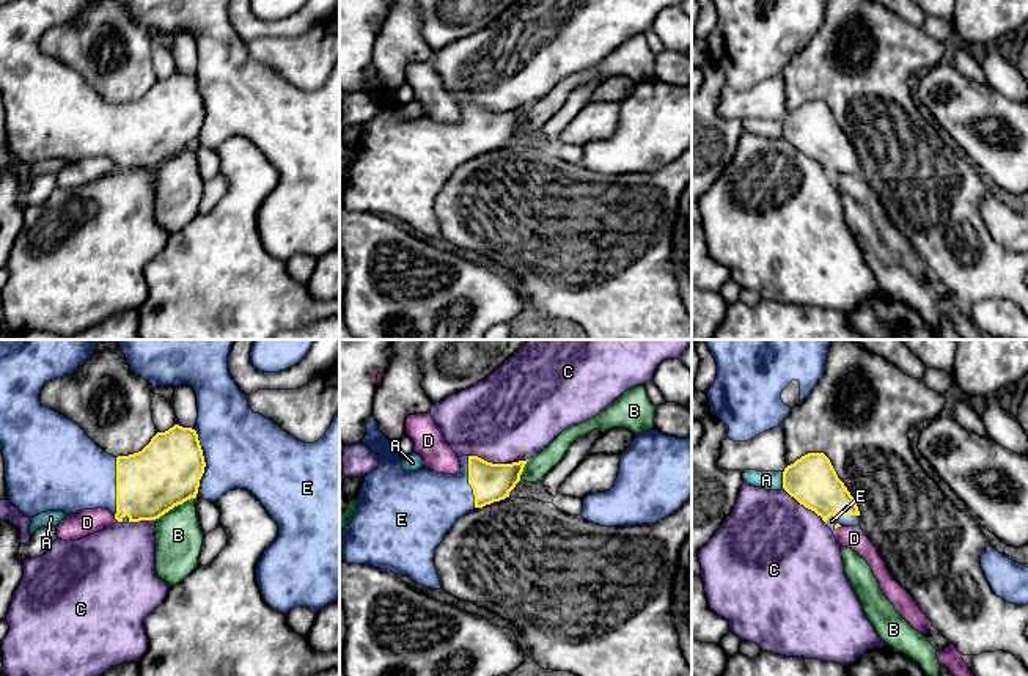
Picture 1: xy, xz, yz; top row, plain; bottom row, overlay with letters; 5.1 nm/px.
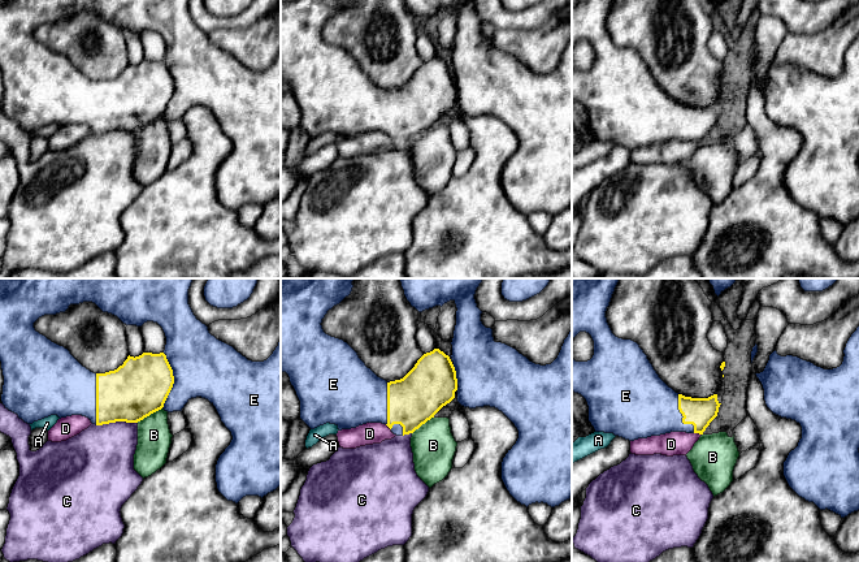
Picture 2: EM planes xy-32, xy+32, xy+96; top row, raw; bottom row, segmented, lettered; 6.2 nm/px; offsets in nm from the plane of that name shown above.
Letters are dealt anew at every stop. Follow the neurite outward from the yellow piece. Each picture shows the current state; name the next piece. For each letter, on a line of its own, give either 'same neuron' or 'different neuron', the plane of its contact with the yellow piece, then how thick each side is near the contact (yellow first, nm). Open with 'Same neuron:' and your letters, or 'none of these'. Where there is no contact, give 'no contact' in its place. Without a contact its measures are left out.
Same neuron: E
A: different neuron | yz | 260/100 nm
B: different neuron | xy | 340/240 nm
C: different neuron | xz | 190/460 nm
D: different neuron | xy | 340/130 nm
E: same neuron | xy | 340/400 nm

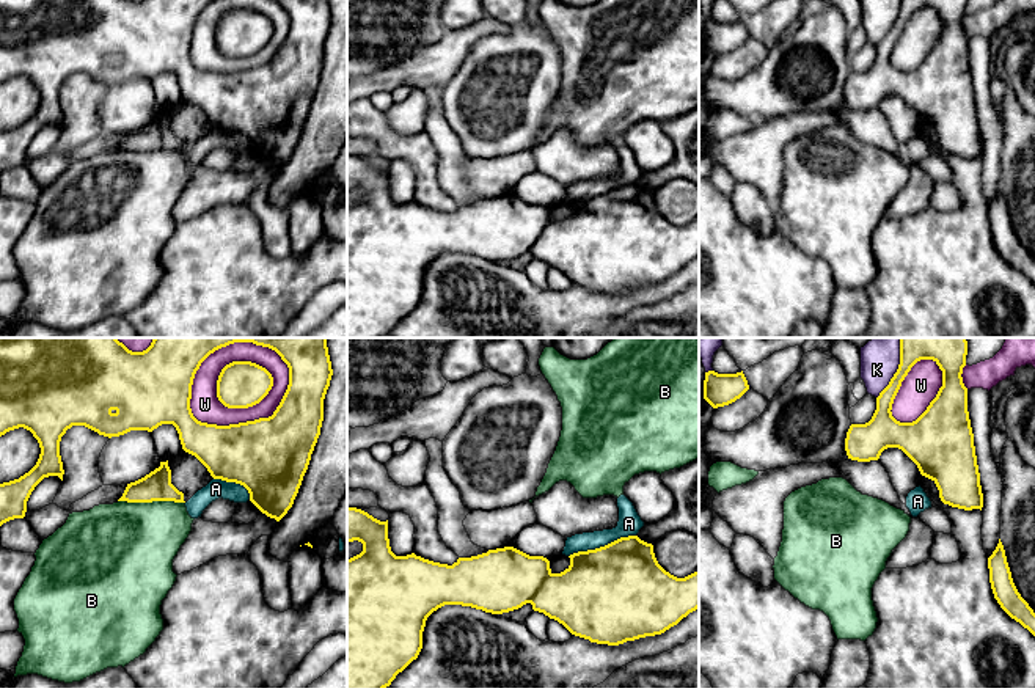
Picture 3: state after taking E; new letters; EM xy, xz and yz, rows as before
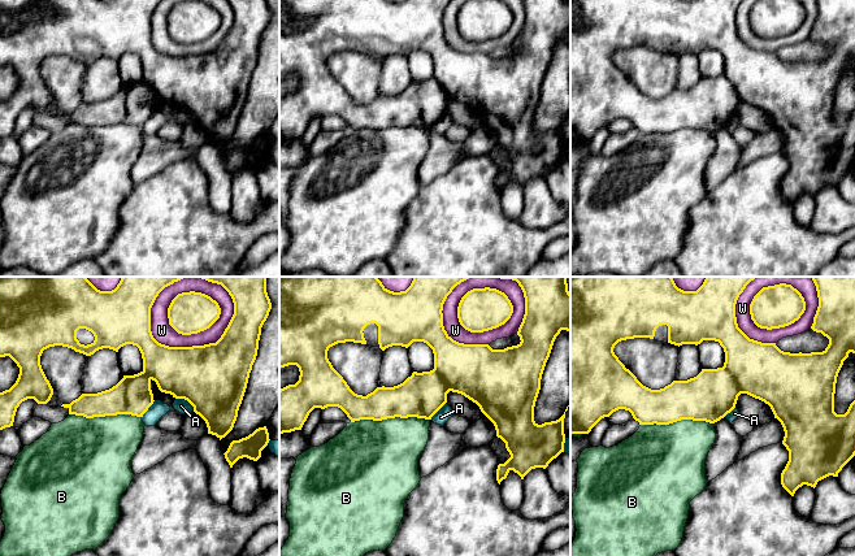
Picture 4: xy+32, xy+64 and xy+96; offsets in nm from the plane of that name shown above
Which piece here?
Same neuron: none of these
A: different neuron | xz | 500/120 nm
B: different neuron | xy | 150/440 nm
K: different neuron | yz | 120/180 nm
W: different neuron | xy | 400/140 nm

